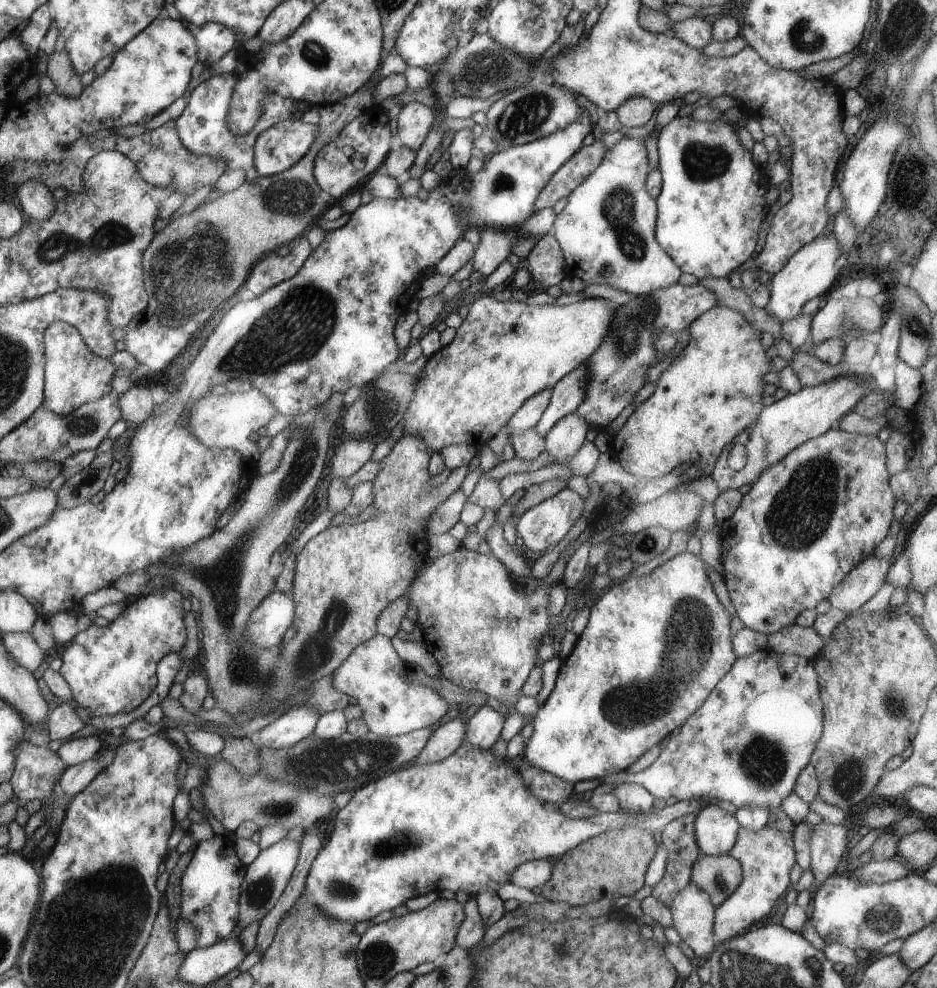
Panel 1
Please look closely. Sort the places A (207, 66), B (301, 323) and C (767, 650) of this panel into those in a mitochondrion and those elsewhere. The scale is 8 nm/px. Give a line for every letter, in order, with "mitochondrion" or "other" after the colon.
A: other
B: mitochondrion
C: other

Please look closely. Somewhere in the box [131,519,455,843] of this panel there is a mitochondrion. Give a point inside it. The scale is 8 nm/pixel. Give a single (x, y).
(346, 761)

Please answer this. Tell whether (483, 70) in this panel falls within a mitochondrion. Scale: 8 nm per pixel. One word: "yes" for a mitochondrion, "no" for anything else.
yes

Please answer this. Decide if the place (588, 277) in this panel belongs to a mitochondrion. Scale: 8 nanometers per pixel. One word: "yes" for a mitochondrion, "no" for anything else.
no

